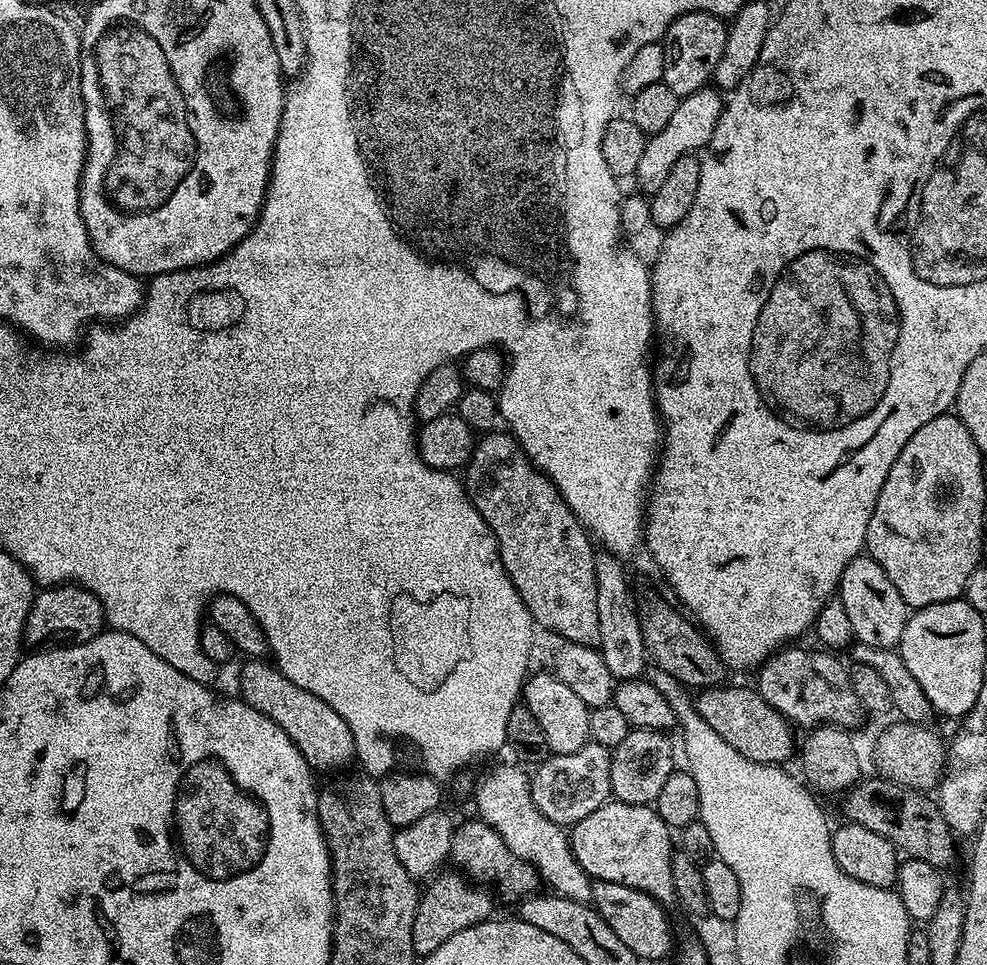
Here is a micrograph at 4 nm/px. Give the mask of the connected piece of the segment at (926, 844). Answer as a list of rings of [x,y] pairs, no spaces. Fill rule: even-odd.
[[[875,778],[861,779],[853,788],[849,788],[844,800],[844,812],[849,821],[858,826],[866,826],[866,830],[874,830],[882,834],[905,857],[922,862],[930,862],[930,866],[941,870],[956,856],[954,834],[942,818],[942,810],[936,805],[931,795],[916,792],[892,780]]]

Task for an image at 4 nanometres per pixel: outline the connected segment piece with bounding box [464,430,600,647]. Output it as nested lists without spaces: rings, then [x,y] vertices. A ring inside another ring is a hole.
[[[504,430],[485,433],[475,443],[464,474],[465,492],[495,534],[506,572],[523,604],[530,610],[533,621],[558,634],[559,639],[567,643],[597,647],[600,631],[596,605],[596,550],[592,548],[593,541],[587,529],[561,498],[561,492],[552,480],[533,466],[516,437]]]

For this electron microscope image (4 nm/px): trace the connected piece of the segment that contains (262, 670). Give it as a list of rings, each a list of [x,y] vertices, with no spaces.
[[[250,658],[244,664],[240,670],[241,699],[282,727],[313,771],[335,773],[353,763],[356,754],[354,736],[346,720],[332,706],[310,691],[295,686],[273,663],[265,659]]]

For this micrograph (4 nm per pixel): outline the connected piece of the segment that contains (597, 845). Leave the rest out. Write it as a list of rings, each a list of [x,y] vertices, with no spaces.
[[[609,799],[594,814],[586,814],[586,818],[571,825],[570,839],[574,858],[593,880],[637,888],[665,906],[676,900],[674,874],[670,874],[674,836],[655,807]]]

